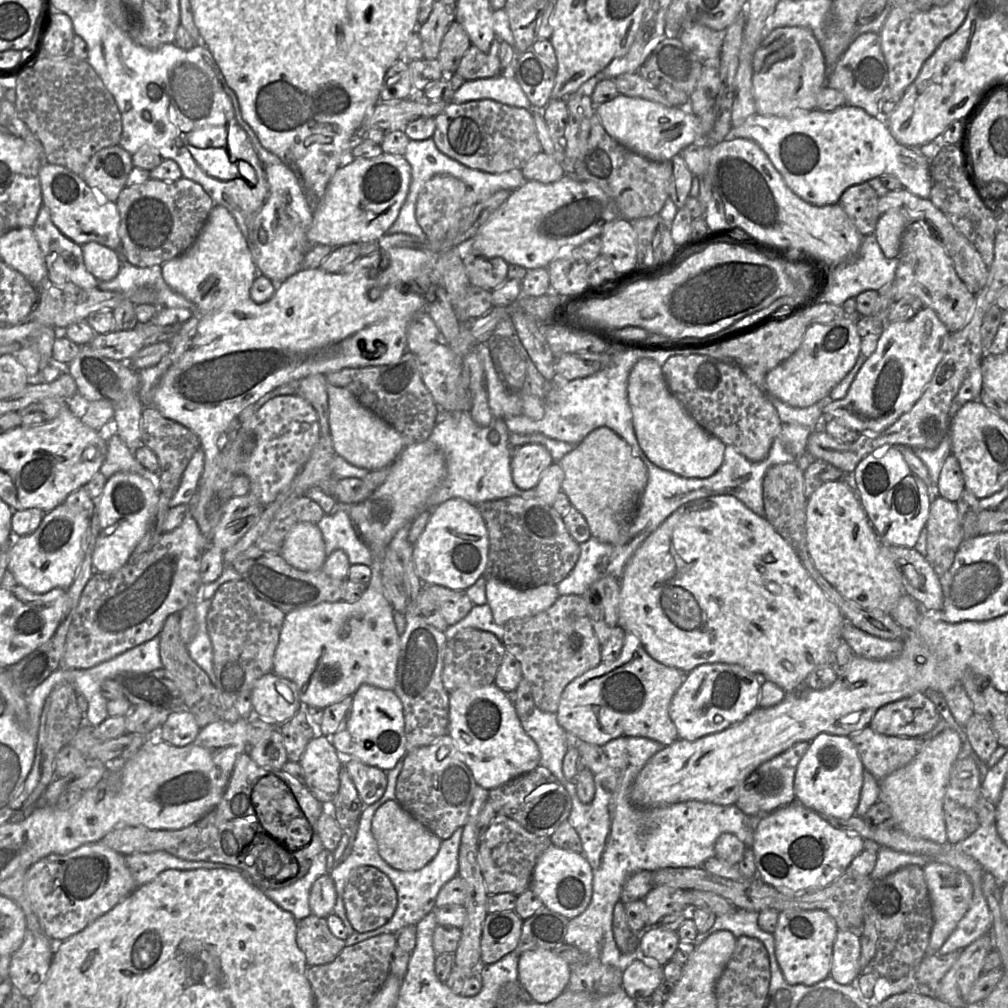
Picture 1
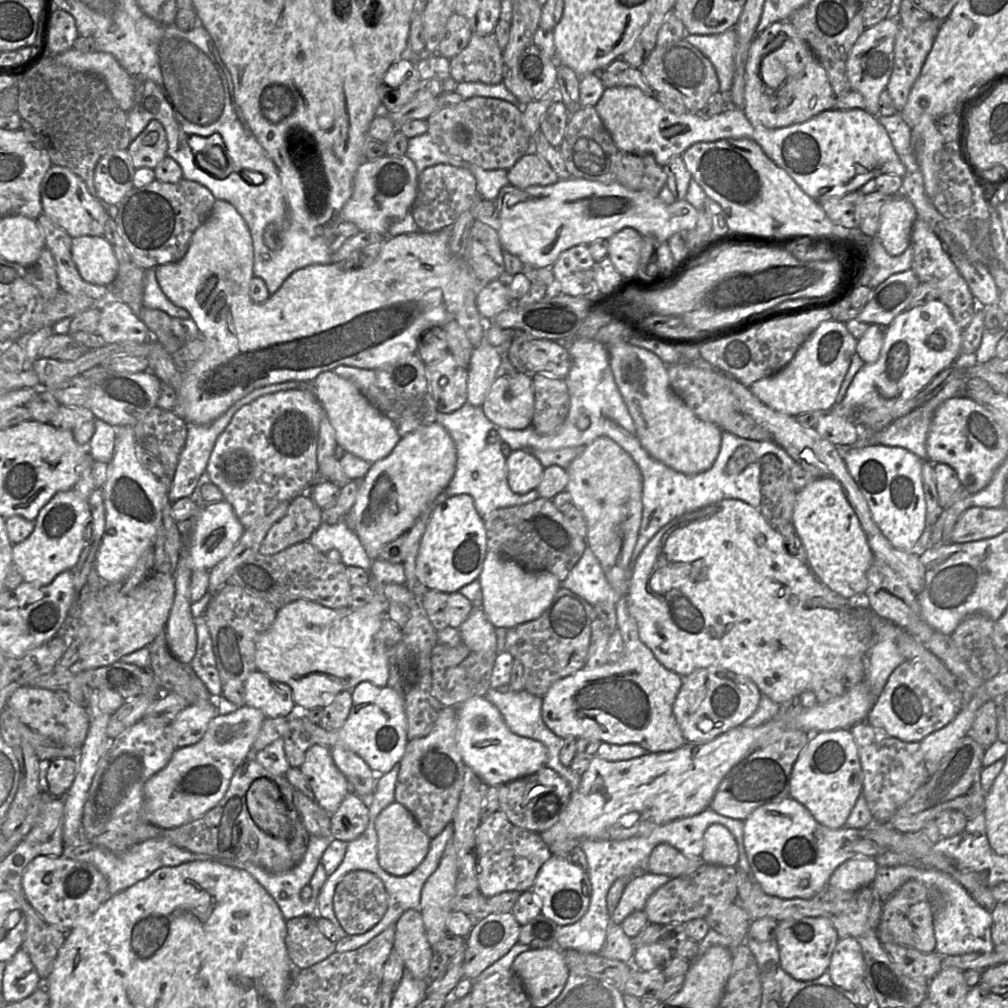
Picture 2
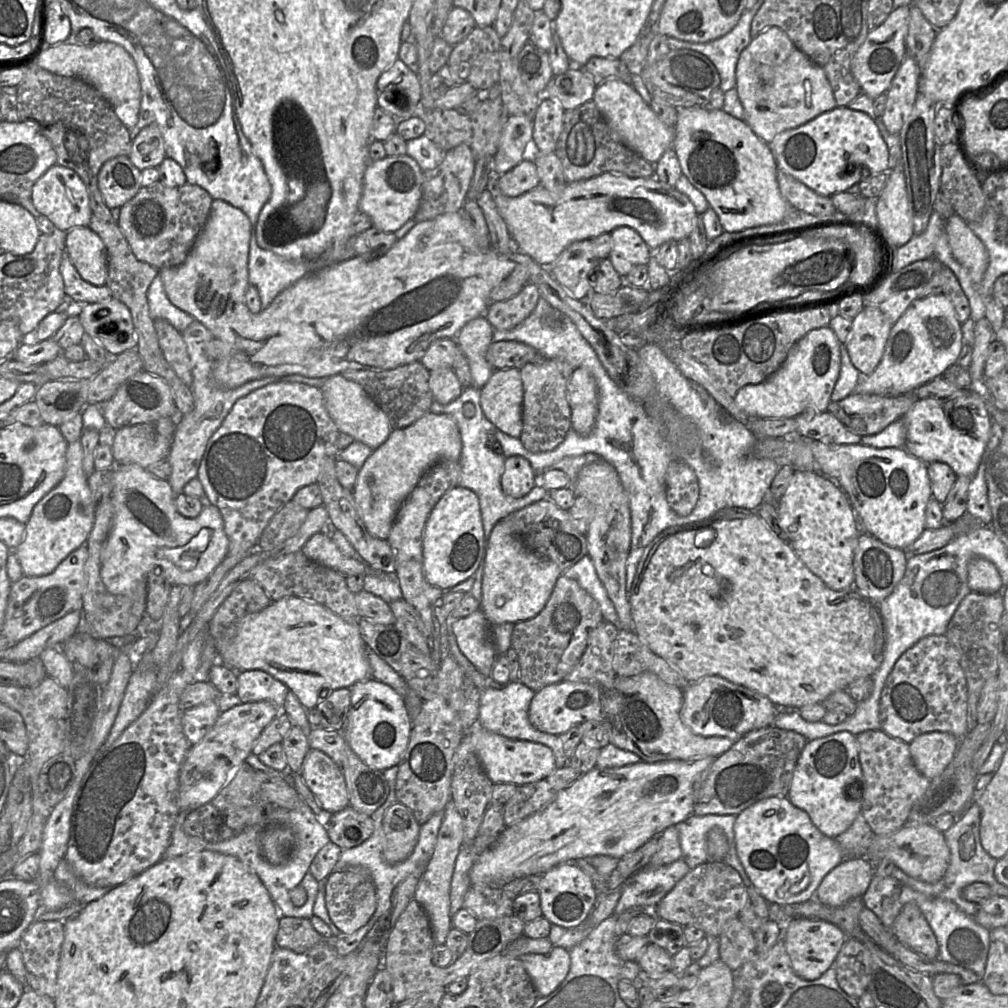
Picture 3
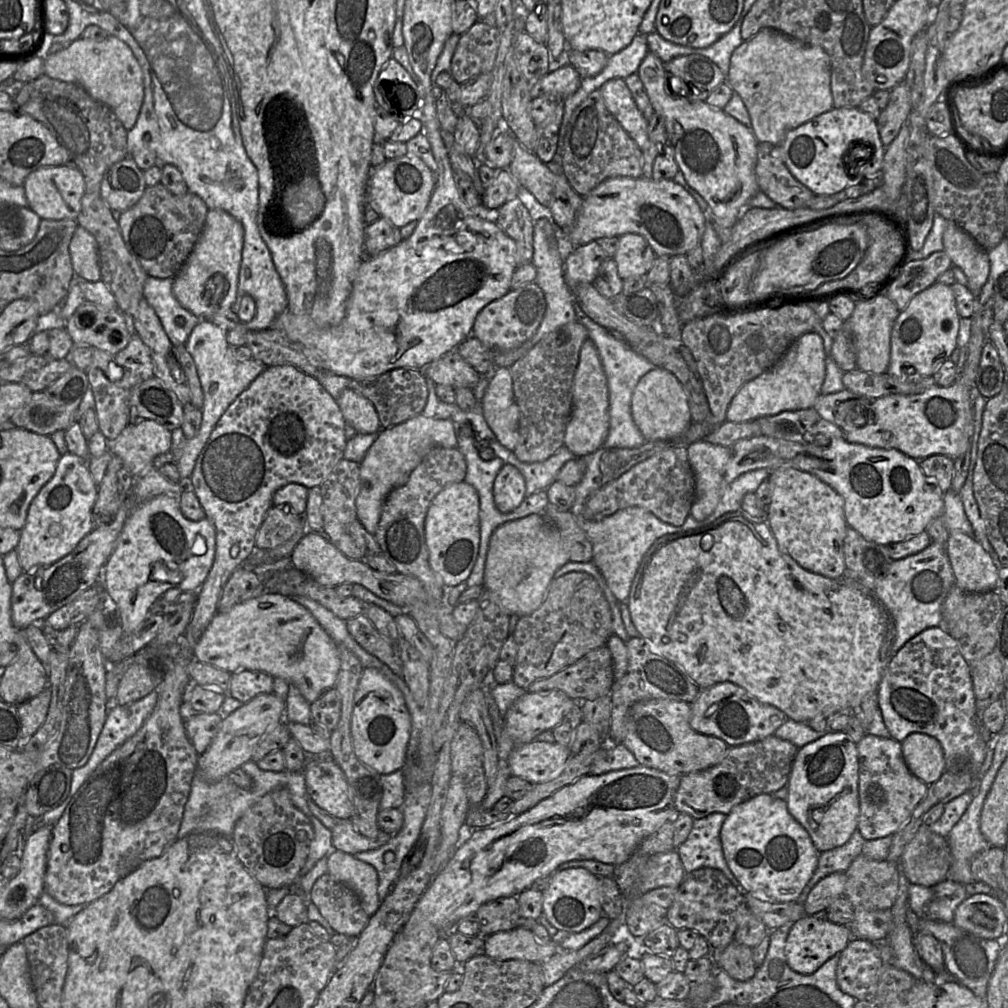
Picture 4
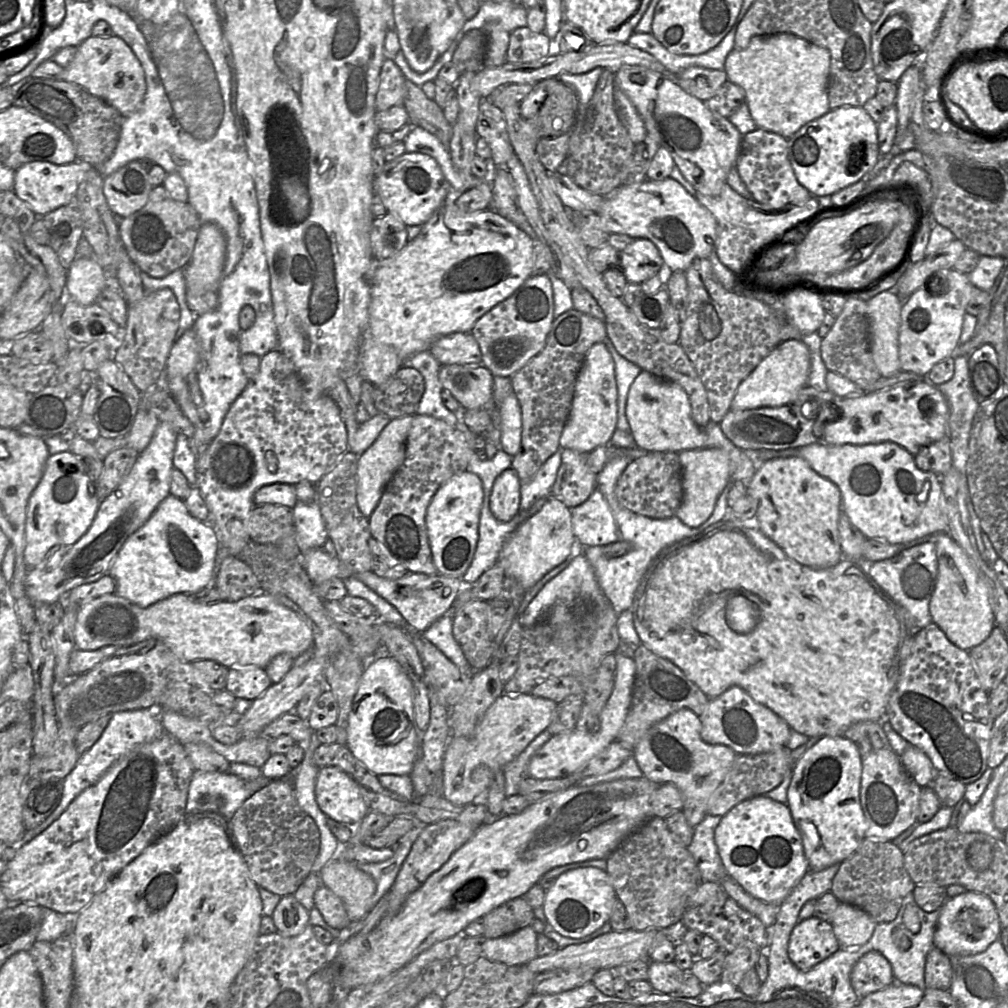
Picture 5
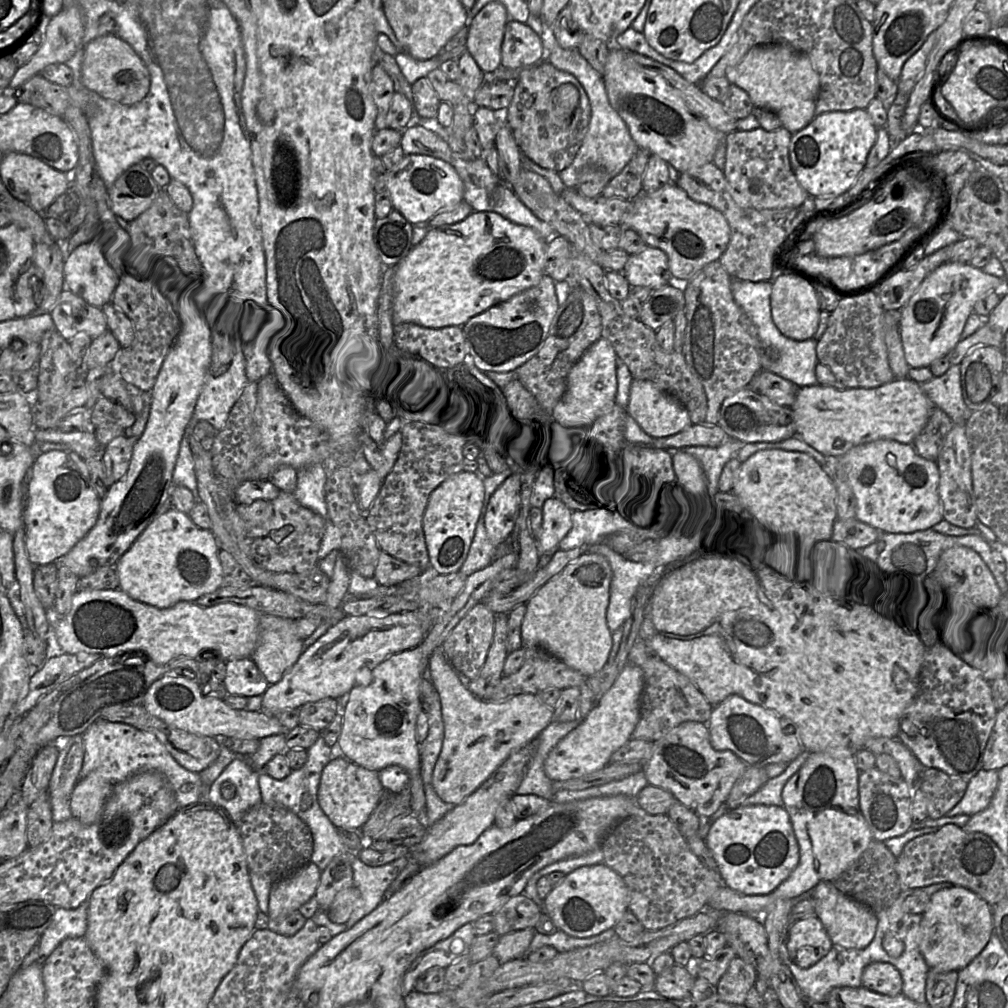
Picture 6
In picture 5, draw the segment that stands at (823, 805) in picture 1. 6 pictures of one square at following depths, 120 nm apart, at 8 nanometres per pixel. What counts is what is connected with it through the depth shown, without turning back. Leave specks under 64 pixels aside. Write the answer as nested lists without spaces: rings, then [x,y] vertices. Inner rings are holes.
[[[823,736],[793,766],[787,806],[801,835],[809,870],[820,871],[842,863],[866,838],[867,821],[860,804],[861,761],[851,740]]]

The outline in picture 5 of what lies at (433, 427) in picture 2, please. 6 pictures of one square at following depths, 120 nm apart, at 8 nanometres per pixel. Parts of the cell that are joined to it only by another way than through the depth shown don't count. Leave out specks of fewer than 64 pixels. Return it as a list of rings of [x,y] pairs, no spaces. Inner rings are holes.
[[[413,415],[391,419],[375,442],[358,457],[357,505],[368,519],[377,507],[383,491],[405,458],[406,441]]]

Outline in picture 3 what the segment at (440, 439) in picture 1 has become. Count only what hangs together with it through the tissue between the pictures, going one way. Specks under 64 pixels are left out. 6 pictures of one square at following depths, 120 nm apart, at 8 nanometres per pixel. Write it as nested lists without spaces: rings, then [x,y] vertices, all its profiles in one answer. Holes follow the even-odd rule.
[[[474,386],[465,388],[456,400],[448,404],[440,404],[434,400],[430,413],[450,415],[457,424],[462,442],[459,459],[461,473],[457,486],[472,490],[479,499],[485,547],[490,532],[498,521],[515,511],[548,497],[549,492],[540,484],[536,484],[528,494],[521,498],[512,498],[504,494],[501,487],[501,476],[506,458],[492,452],[487,447],[487,436],[495,434],[497,428],[485,417],[481,409],[481,389]]]

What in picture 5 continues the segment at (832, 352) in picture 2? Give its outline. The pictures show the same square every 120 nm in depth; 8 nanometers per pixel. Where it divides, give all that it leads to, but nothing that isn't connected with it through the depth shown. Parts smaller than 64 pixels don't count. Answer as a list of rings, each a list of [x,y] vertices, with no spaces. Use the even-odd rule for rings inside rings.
[[[790,339],[776,346],[740,383],[731,402],[734,411],[792,404],[801,388],[807,385],[811,356],[805,343]]]

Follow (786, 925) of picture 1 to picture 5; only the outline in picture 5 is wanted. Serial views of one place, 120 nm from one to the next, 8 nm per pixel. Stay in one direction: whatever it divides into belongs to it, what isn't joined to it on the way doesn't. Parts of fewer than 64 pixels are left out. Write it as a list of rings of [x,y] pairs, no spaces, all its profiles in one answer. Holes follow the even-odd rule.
[[[812,916],[793,928],[788,955],[798,969],[808,971],[840,948],[832,924]]]

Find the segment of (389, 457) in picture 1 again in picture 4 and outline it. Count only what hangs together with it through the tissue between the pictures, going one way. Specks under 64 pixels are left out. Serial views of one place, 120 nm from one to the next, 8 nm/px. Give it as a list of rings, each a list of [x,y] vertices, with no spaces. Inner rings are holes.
[[[352,388],[340,394],[337,405],[346,424],[354,427],[357,433],[378,434],[382,429],[373,404]]]

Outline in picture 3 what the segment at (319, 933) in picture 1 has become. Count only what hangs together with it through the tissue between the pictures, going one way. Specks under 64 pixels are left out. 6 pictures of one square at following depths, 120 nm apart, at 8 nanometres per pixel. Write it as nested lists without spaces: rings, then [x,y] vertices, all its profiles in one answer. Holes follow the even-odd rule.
[[[280,917],[275,937],[277,947],[303,953],[325,939],[311,925],[309,919]]]

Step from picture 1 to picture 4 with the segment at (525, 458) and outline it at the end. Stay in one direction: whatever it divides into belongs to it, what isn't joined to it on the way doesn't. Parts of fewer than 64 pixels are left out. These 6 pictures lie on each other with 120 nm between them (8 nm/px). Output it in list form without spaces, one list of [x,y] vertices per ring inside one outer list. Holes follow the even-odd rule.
[[[504,464],[493,486],[494,502],[502,513],[515,510],[526,497],[524,476],[511,464]]]

